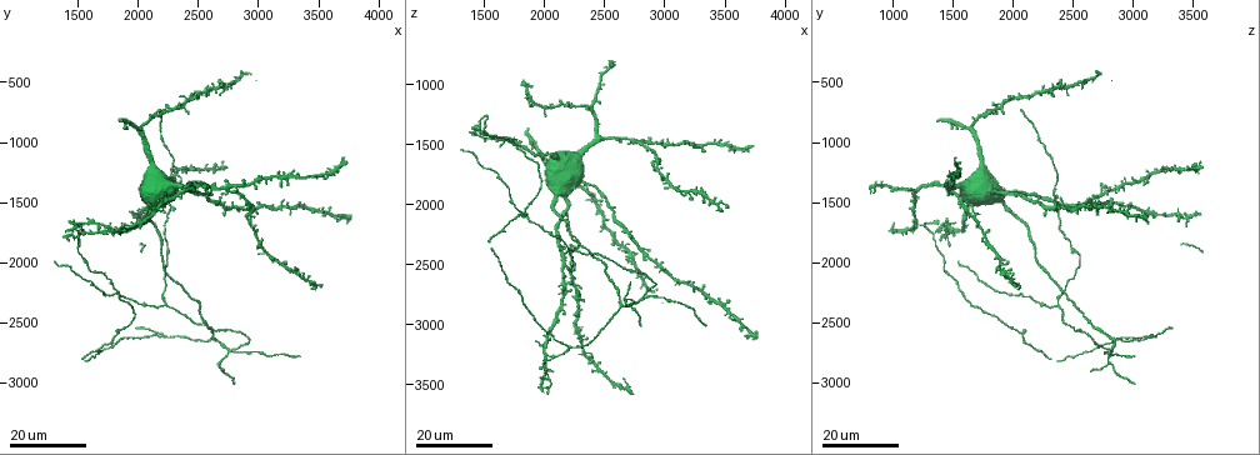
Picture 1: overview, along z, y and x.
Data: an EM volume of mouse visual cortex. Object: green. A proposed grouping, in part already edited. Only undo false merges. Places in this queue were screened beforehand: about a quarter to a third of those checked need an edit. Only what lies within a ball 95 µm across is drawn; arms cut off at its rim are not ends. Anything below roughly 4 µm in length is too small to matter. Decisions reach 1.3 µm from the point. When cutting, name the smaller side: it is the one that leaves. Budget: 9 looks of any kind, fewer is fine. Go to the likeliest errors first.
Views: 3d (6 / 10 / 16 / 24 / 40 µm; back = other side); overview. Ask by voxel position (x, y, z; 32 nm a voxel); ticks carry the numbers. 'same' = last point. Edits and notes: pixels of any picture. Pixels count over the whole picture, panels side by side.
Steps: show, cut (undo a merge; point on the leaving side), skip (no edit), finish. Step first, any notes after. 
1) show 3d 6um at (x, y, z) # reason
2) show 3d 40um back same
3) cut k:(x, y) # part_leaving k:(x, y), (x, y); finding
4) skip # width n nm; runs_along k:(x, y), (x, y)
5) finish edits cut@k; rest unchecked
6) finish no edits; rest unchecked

show 3d 24um at (2780, 2740, 2800) # four arms meet

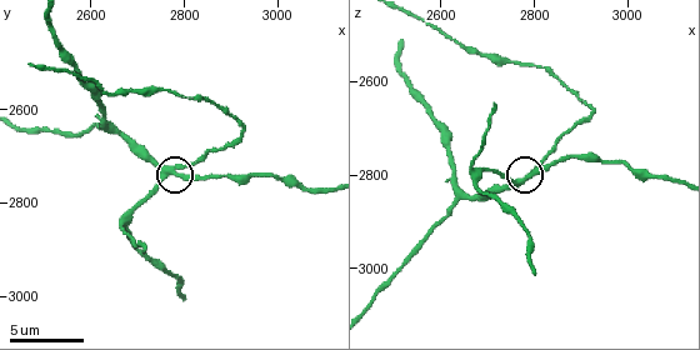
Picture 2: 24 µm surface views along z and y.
show 3d 10um at (2775, 2735, 2805)

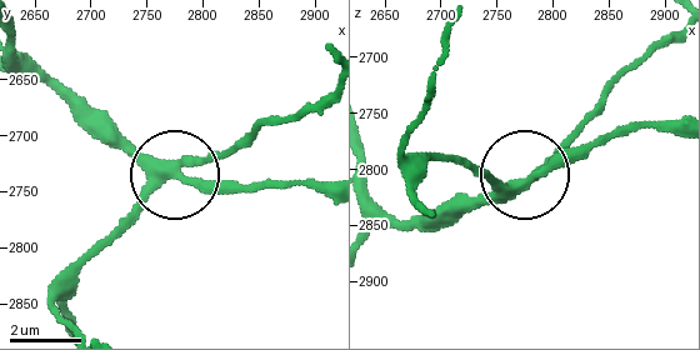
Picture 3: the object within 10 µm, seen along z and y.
skip # arms 4; continuous, no second neuron

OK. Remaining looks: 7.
show 3d 24um at (2220, 2380, 2360) # branch point

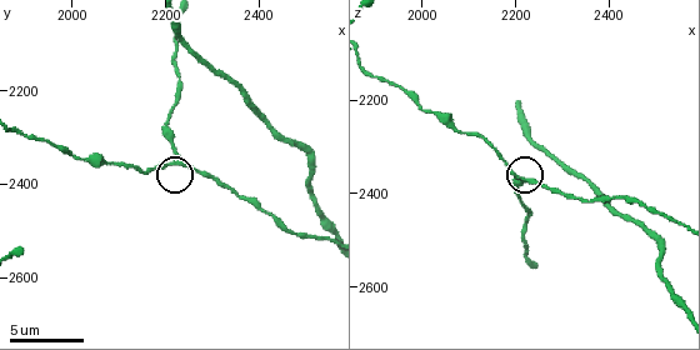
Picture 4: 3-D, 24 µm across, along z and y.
show 3d 6um at (2225, 2355, 2365)

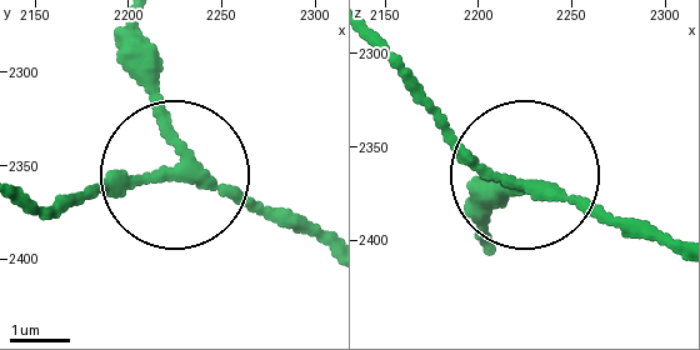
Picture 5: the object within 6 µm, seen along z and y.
skip # arms 3; runs_along 5:(679, 248), (485, 168), (371, 43); continuous, no second neuron

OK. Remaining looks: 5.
show 3d 24um at (2220, 2600, 3180) # branch point

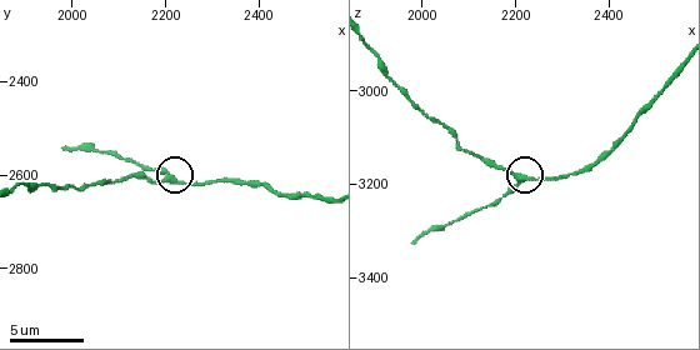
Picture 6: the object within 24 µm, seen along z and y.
show 3d 10um at (2200, 2600, 3200) # zoom in

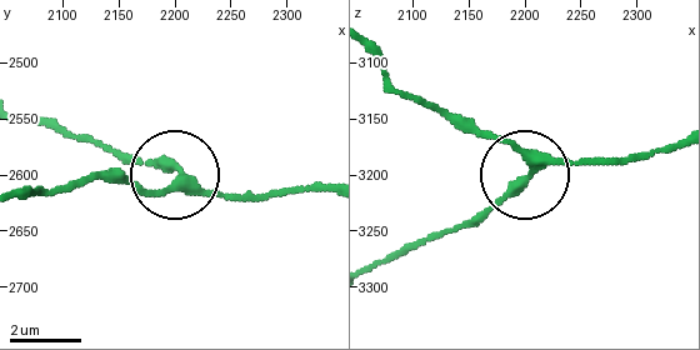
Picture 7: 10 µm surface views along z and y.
skip # side_arm 9 um; continuous, no second neuron

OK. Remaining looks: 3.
show 3d 10um at (2650, 2650, 2845) # arms part here

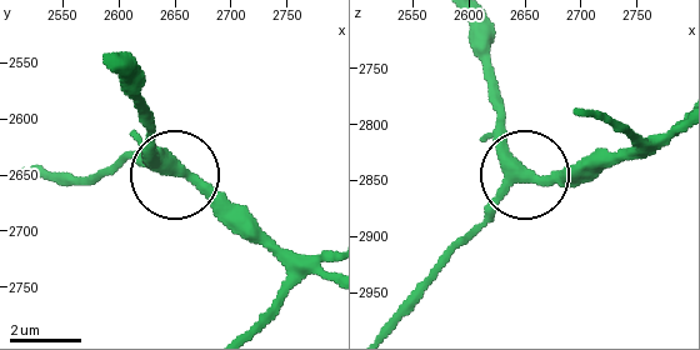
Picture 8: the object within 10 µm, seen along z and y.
skip # arms 3; runs_along 8:(468, 21), (500, 110), (503, 146), (521, 174), (468, 233); all the same neuron

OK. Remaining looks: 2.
finish no edits; rest unchecked

